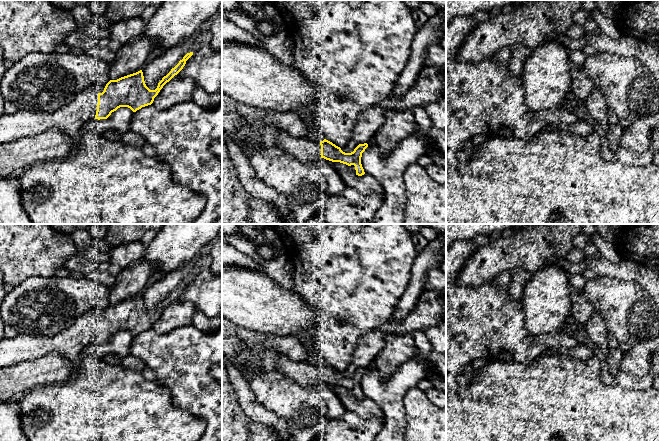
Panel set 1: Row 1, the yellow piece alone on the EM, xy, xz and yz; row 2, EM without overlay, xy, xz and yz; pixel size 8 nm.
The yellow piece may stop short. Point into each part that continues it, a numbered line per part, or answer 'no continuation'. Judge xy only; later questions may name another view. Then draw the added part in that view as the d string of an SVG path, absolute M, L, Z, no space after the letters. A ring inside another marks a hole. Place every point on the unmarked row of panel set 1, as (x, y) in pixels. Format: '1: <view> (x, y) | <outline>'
1: xy (80, 337) | M90 312L80 316L72 326L54 336L18 334L14 338L3 338L0 340L0 368L33 361L49 353L59 353L77 362L80 355L94 345L97 328L98 317Z

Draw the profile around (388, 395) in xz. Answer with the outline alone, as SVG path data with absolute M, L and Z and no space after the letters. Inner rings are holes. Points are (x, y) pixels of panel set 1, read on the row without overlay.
M446 311L440 324L428 328L425 335L432 347L429 355L417 350L415 358L400 365L387 380L382 378L374 359L362 377L364 396L372 400L385 415L384 426L374 441L405 441L405 394L420 381L428 380L431 374L437 375L446 384Z

